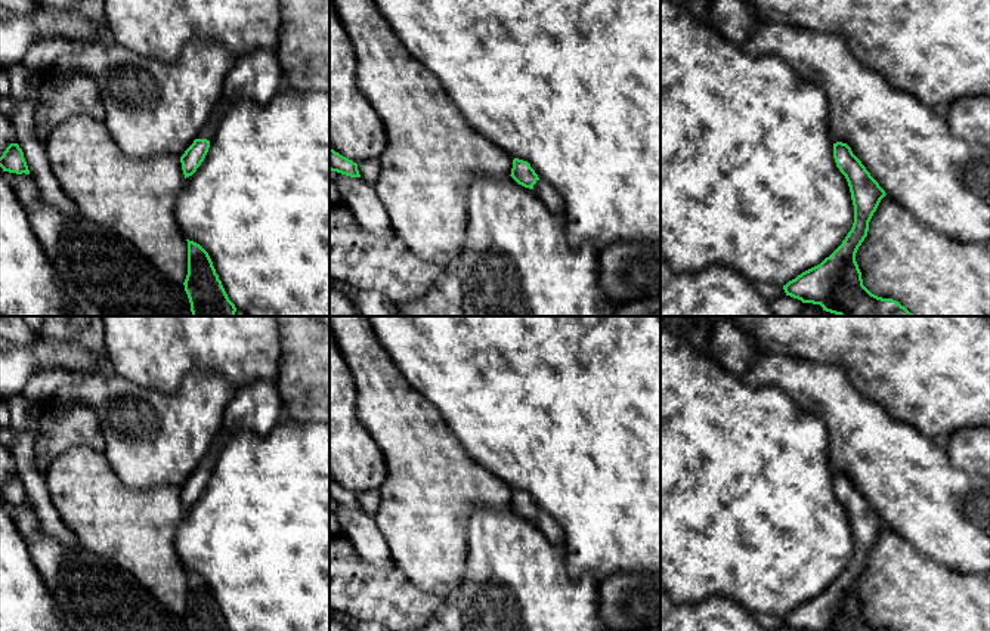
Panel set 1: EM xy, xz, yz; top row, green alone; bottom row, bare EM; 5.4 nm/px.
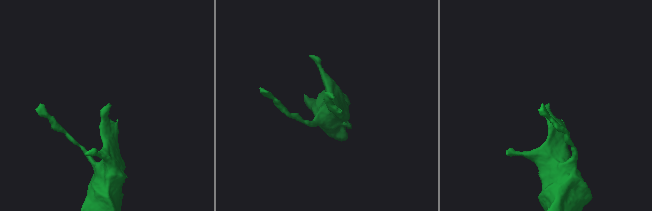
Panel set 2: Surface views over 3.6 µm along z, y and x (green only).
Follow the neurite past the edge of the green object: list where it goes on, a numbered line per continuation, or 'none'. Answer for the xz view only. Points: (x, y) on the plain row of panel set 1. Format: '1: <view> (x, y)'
1: xz (544, 523)

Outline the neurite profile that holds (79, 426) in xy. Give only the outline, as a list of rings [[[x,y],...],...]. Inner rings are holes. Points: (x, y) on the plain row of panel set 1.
[[[38,403],[38,437],[35,442],[35,465],[46,473],[49,464],[65,449],[89,446],[98,452],[105,451],[105,439],[95,412],[77,403],[62,414],[53,414]]]

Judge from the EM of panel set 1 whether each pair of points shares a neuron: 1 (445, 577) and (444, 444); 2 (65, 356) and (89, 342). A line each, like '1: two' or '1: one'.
1: one
2: two

